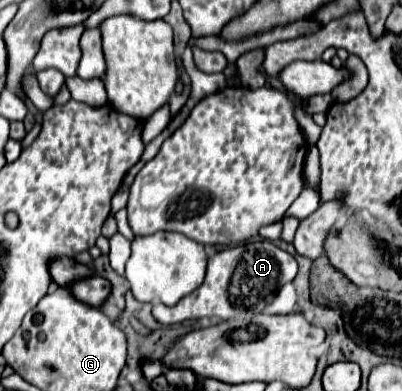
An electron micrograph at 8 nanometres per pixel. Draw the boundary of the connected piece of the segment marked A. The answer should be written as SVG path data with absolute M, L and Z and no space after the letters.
M269 240L227 248L209 258L205 282L193 294L185 296L173 308L153 304L153 318L159 324L169 326L185 320L199 320L203 316L207 318L217 316L221 320L231 320L249 310L259 312L267 304L271 304L279 288L291 282L295 276L297 276L297 260L289 252L271 244Z

